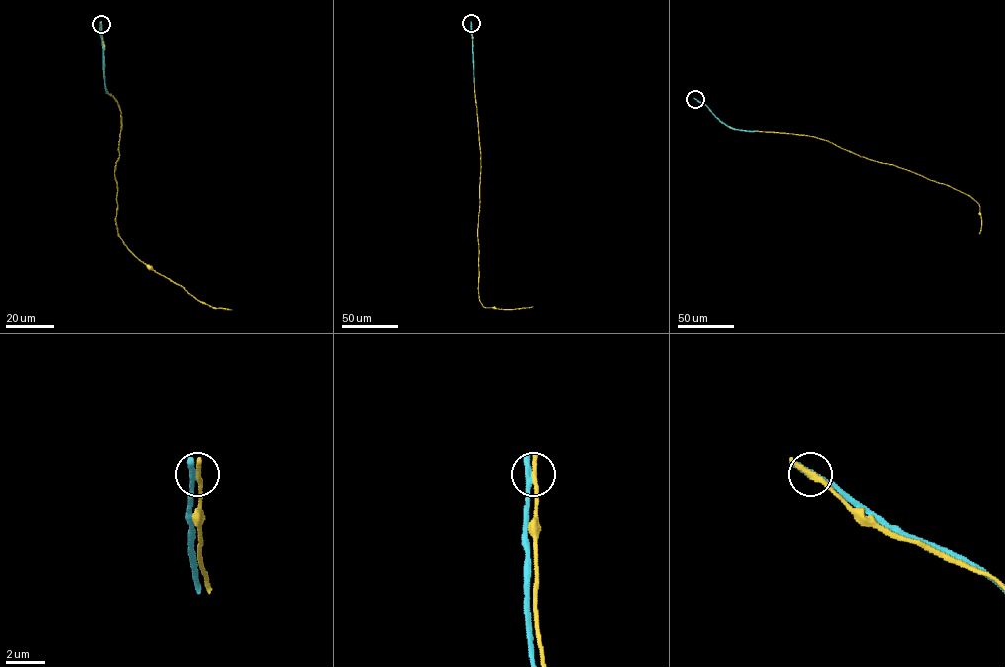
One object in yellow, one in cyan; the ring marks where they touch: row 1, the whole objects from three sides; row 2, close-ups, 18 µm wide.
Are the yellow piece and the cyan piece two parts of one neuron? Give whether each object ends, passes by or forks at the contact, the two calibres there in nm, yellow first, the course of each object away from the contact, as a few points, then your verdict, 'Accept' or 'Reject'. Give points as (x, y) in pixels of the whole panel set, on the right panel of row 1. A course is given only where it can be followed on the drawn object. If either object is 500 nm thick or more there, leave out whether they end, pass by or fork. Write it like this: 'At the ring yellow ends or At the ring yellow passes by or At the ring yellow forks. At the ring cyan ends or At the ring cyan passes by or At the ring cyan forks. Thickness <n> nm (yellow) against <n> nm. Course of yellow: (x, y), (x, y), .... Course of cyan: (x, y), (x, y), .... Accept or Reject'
At the ring yellow ends. At the ring cyan passes by. Thickness 360 nm (yellow) against 320 nm. Course of yellow: (695, 99), (730, 128), (814, 136), (860, 156), (950, 186), (978, 204), (981, 225), (979, 233). Course of cyan: (695, 99), (728, 126), (754, 131). Reject

